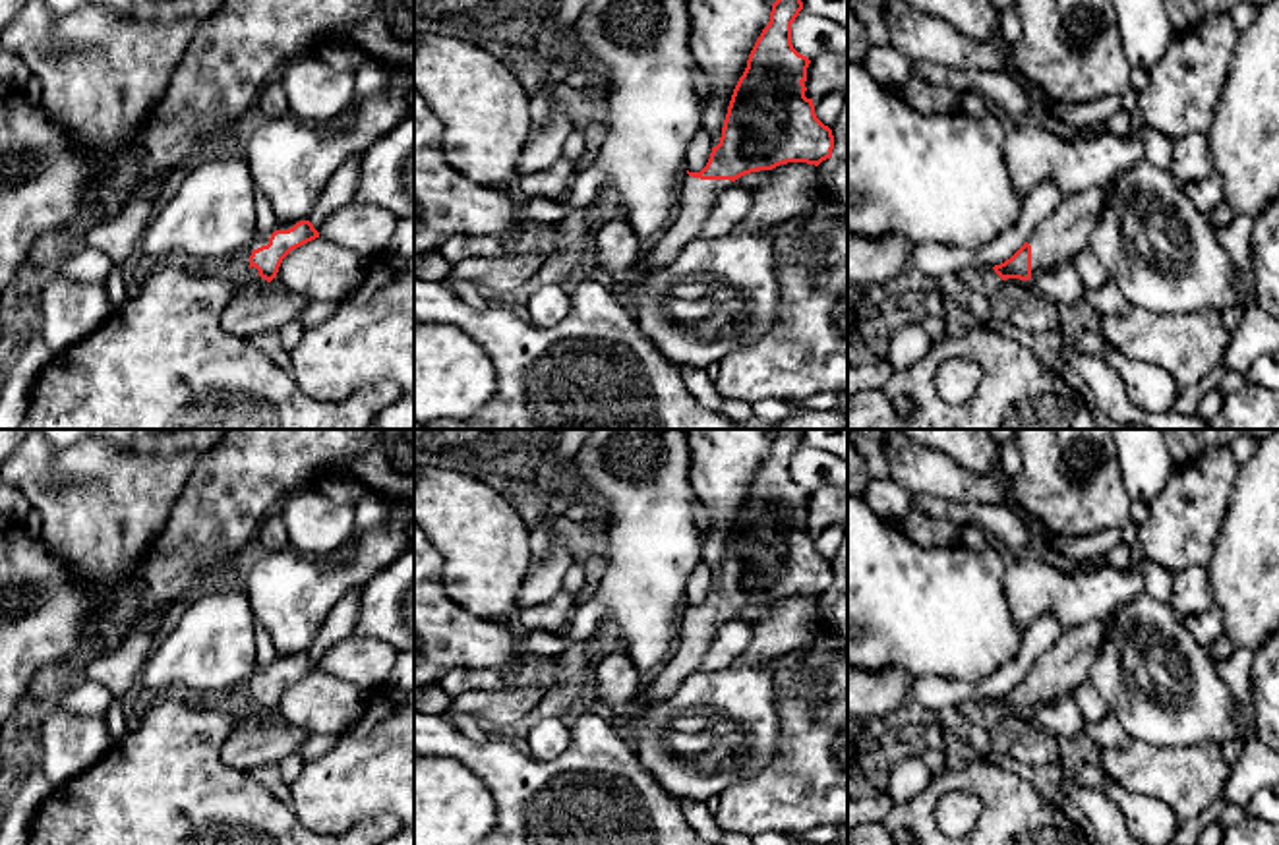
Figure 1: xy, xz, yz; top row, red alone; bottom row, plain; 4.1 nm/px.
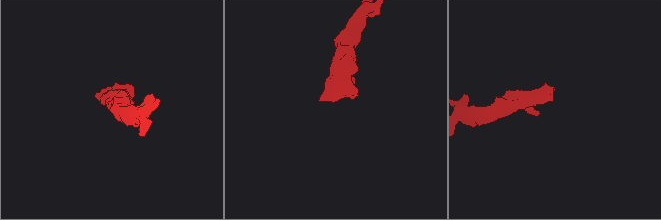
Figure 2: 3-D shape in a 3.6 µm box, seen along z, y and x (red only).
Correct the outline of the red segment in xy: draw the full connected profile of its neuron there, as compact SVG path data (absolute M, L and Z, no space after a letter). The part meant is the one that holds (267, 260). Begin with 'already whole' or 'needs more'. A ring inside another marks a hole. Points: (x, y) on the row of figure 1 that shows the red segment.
needs more | M310 220L275 222L269 234L253 234L250 248L250 271L271 282L283 259L296 248L319 238Z

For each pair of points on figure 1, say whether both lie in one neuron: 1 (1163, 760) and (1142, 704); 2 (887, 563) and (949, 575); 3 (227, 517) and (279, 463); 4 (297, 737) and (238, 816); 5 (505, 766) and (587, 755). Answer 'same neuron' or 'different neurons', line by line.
1: different neurons
2: same neuron
3: same neuron
4: different neurons
5: same neuron

